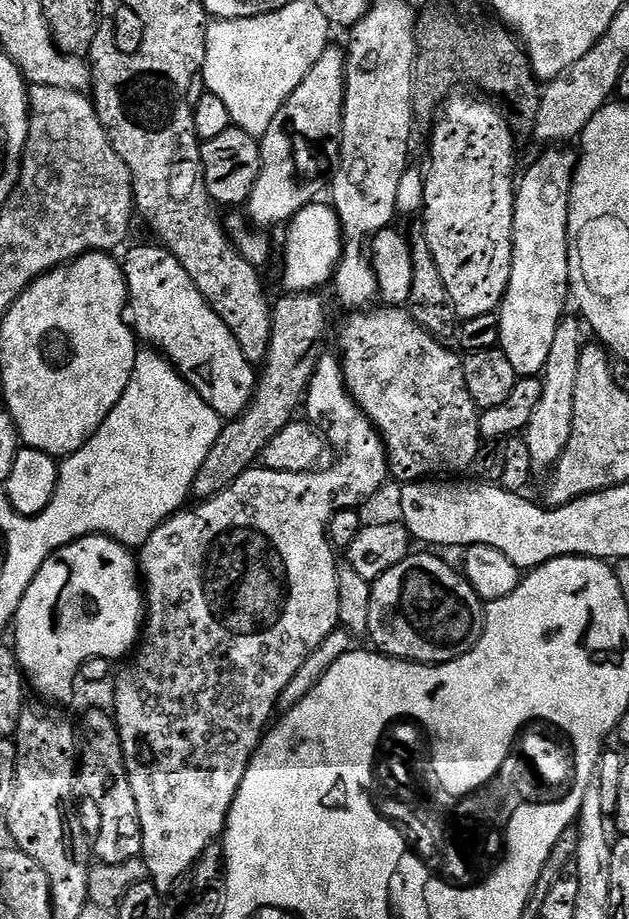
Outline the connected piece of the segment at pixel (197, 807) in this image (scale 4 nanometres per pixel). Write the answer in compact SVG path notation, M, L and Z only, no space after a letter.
M325 354L320 357L312 381L308 383L307 408L307 419L313 425L340 424L340 464L326 469L325 472L279 472L263 466L253 466L217 496L197 503L197 508L189 507L165 520L156 527L154 534L150 534L150 538L138 552L138 568L142 573L143 587L146 589L146 619L142 624L138 647L131 657L132 665L120 677L115 677L117 680L114 719L122 742L130 790L134 790L134 802L138 802L138 818L142 822L142 859L148 868L148 880L156 885L161 894L171 893L196 867L197 862L203 858L204 851L223 837L224 828L228 825L228 812L232 809L234 798L242 786L242 778L246 774L249 762L252 761L252 755L256 753L256 748L264 739L266 729L273 719L272 711L277 711L282 690L290 686L294 674L302 670L306 658L310 658L310 654L318 650L332 632L337 631L340 623L336 573L338 557L328 538L328 523L332 521L335 512L341 512L343 508L356 508L366 503L371 496L378 495L380 487L390 480L388 450L384 447L384 439L372 425L371 418L352 401L352 395L344 384L344 369L339 355Z

